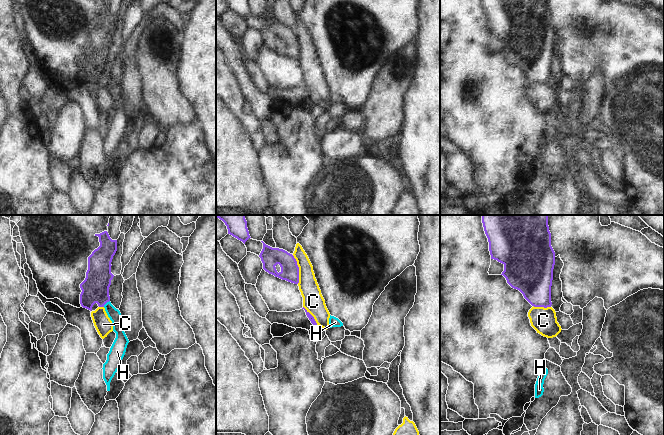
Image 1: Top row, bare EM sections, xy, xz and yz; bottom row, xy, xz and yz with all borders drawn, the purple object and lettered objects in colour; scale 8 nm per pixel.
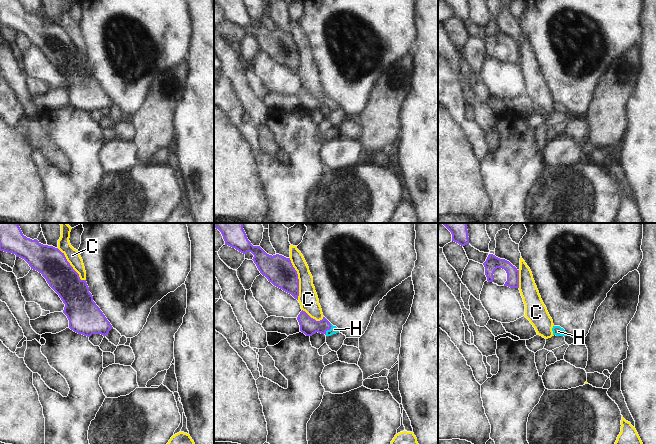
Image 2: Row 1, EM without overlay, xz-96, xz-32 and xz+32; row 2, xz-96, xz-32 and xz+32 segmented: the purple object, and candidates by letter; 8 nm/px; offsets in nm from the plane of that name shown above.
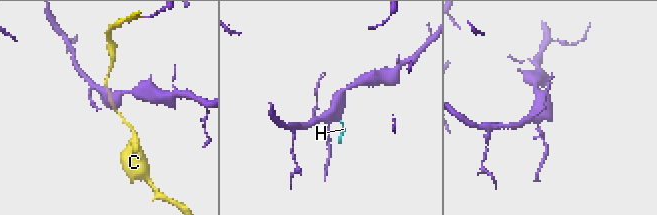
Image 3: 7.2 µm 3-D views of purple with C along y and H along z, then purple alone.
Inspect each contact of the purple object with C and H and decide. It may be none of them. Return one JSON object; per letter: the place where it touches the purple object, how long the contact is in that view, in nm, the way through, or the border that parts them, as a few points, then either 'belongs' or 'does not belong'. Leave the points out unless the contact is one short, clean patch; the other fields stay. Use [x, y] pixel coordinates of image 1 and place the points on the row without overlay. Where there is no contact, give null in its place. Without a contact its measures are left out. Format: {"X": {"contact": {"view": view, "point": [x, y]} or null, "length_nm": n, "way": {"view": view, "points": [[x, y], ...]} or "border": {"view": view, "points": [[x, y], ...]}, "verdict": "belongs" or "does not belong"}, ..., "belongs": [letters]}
{"C": {"contact": {"view": "xz", "point": [298, 45]}, "length_nm": 240, "verdict": "does not belong"}, "H": {"contact": {"view": "xy", "point": [106, 78]}, "length_nm": 80, "way": {"view": "xy", "points": [[95, 64], [106, 78], [114, 90]]}, "verdict": "belongs"}, "belongs": ["H"]}

